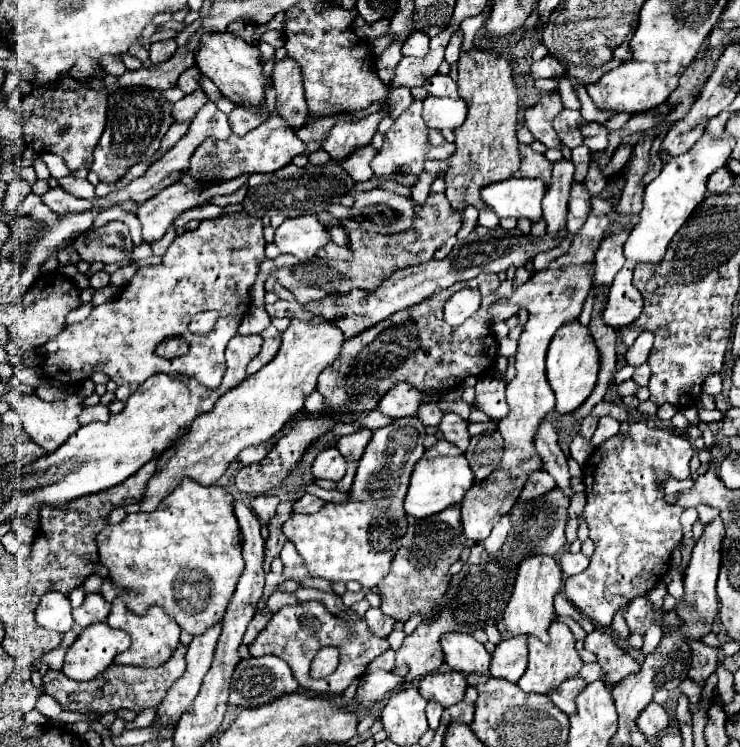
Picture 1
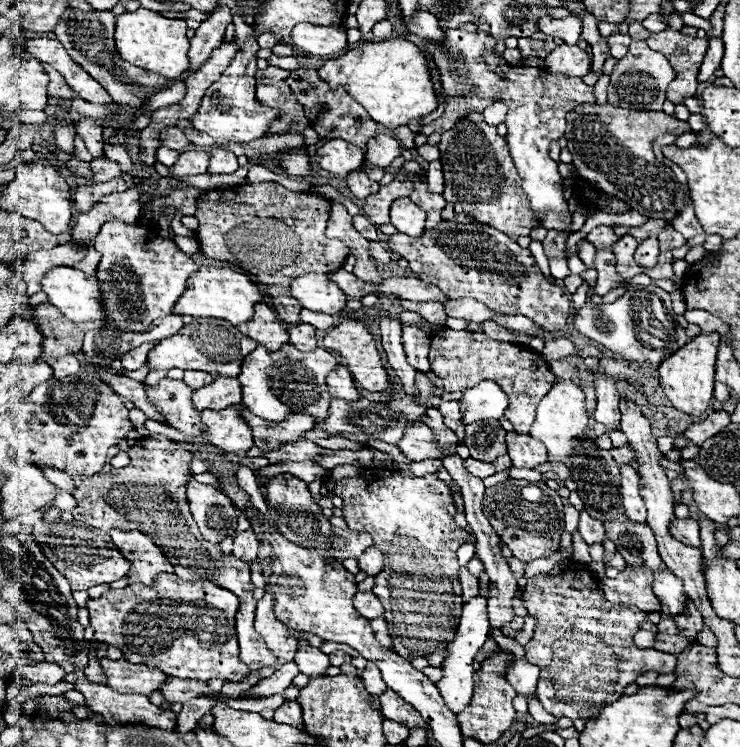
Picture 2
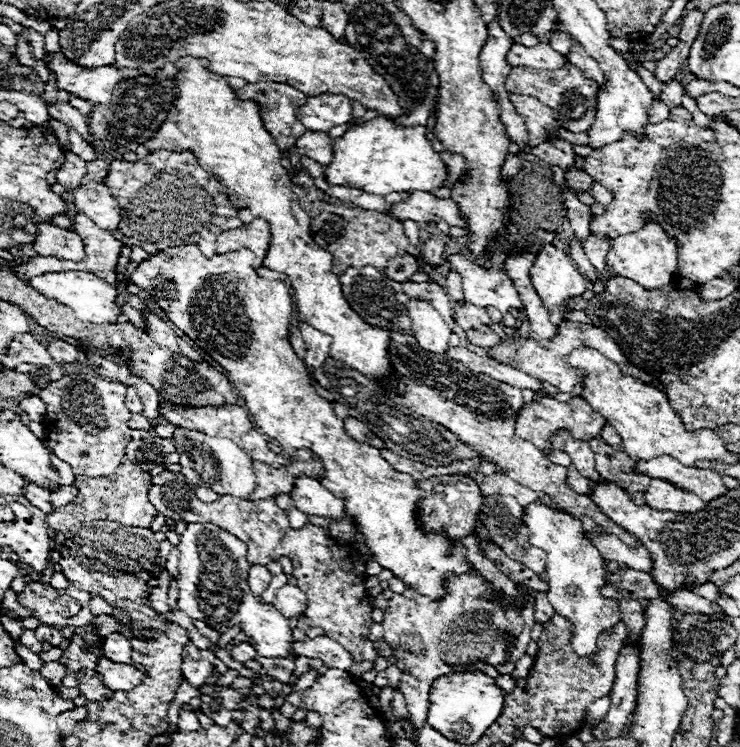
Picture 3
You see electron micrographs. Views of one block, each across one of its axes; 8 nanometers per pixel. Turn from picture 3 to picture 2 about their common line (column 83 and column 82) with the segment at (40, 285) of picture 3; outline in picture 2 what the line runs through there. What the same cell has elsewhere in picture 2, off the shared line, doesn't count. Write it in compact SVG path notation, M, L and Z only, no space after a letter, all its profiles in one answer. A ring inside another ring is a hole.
M56 266L44 274L40 284L48 294L48 302L64 312L68 320L104 320L96 276L88 276L70 266Z

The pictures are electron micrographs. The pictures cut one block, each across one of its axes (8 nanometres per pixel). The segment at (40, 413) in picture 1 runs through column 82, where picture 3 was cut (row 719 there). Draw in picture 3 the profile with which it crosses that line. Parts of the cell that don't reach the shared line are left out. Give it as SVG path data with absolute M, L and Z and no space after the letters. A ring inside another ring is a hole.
M394 688L394 700L392 700L392 710L394 710L394 714L396 714L396 718L404 718L404 720L408 720L408 710L406 710L406 702L404 702L404 696L402 696L402 692L398 690L398 688Z

